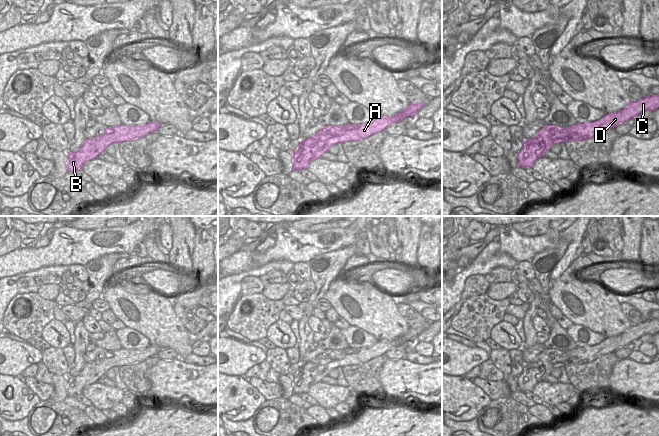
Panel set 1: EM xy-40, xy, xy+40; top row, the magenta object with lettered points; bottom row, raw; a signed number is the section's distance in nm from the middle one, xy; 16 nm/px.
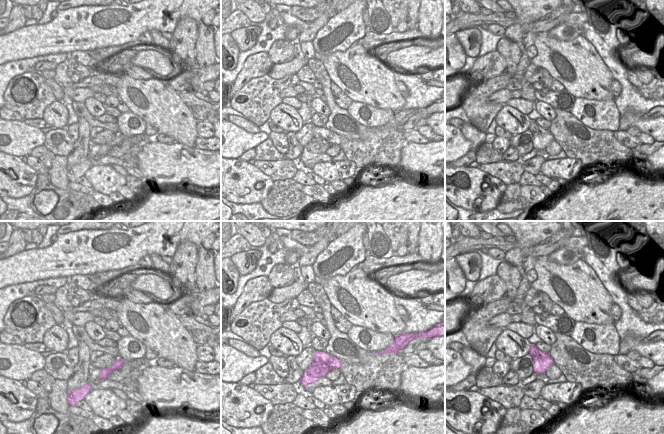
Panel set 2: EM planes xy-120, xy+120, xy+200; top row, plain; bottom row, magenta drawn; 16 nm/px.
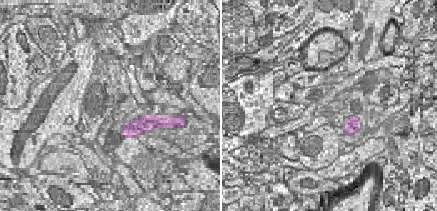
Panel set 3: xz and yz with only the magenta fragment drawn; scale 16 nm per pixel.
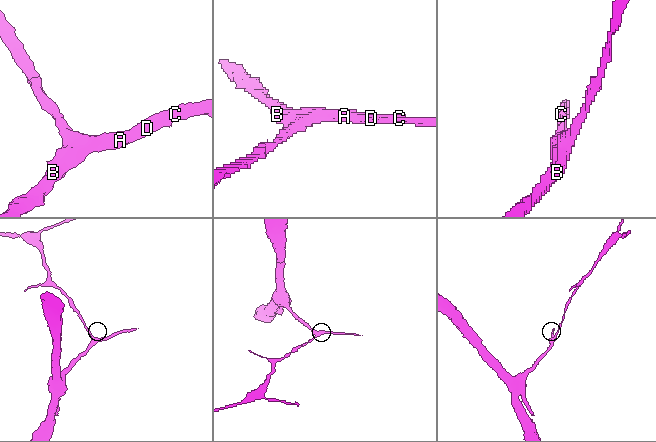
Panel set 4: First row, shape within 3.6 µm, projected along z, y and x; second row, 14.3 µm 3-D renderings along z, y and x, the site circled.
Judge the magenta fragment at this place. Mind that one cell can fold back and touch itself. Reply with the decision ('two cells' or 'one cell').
one cell

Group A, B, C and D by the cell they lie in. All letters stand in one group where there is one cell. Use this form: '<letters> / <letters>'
A B C D

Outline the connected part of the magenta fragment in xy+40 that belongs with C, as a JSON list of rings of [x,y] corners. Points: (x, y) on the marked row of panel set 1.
[[[649,94],[643,99],[631,101],[623,109],[605,114],[594,122],[577,123],[569,127],[544,125],[534,138],[526,139],[518,154],[518,166],[524,169],[533,168],[534,163],[544,157],[555,144],[568,141],[583,141],[596,136],[598,133],[613,129],[617,125],[637,118],[643,111],[655,111],[659,108],[659,95]]]

